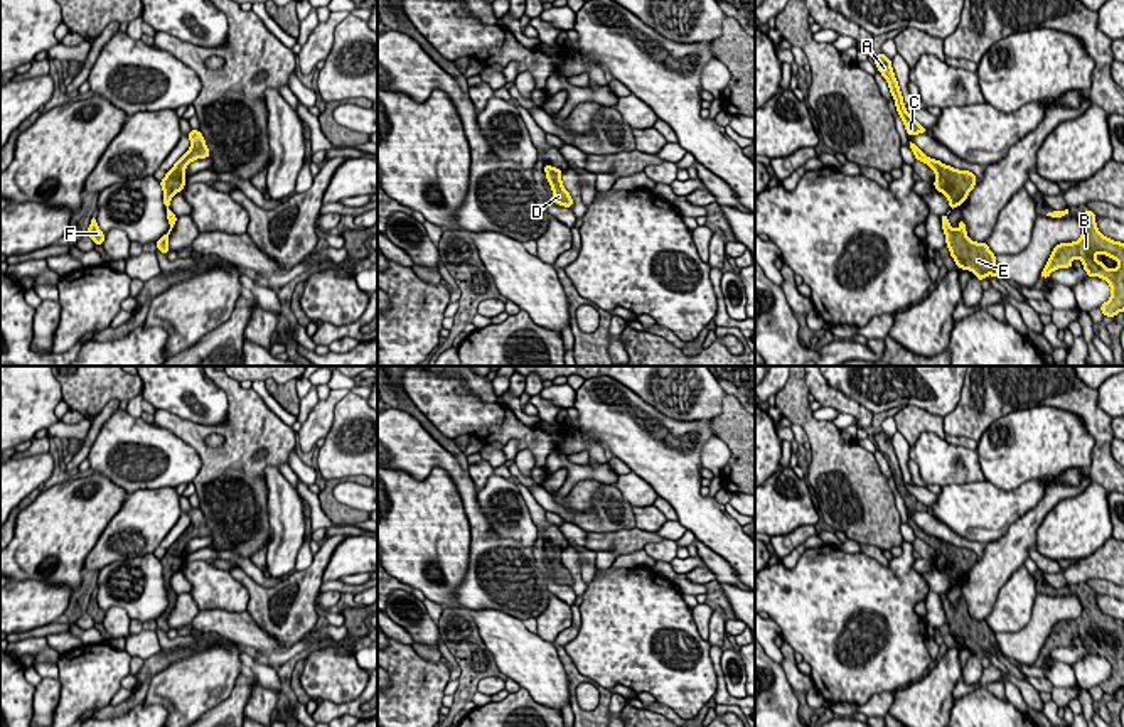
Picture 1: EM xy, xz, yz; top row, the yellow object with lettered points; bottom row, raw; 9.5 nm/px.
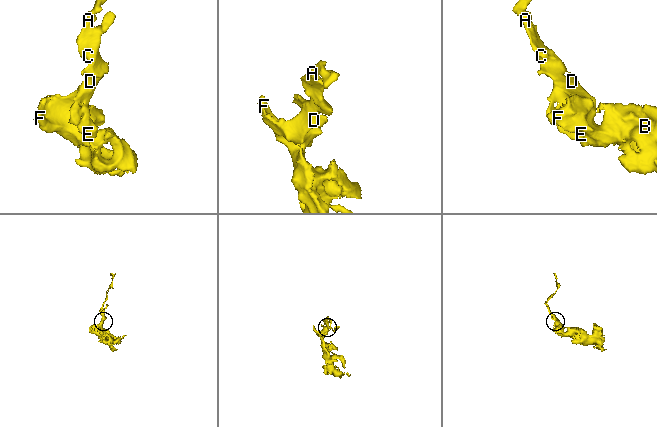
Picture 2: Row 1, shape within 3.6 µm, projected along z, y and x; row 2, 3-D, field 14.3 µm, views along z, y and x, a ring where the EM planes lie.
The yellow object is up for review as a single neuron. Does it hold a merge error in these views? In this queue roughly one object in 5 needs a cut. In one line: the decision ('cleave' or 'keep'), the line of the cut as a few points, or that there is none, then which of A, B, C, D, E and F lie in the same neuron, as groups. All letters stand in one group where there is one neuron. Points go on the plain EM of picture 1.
keep; cut none; groups A B C D E F

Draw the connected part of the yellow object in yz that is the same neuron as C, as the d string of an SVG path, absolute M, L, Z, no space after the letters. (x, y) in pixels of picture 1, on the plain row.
M883 430L873 435L878 449L881 454L886 457L890 471L895 477L897 489L900 496L903 498L907 511L918 513L918 511L927 511L927 506L922 504L915 496L910 494L910 491L905 486L903 474L898 464L898 459L895 455L893 445L891 445L891 437L888 437Z

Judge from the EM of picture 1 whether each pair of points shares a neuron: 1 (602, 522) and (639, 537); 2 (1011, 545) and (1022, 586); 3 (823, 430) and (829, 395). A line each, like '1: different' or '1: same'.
1: different
2: different
3: different

